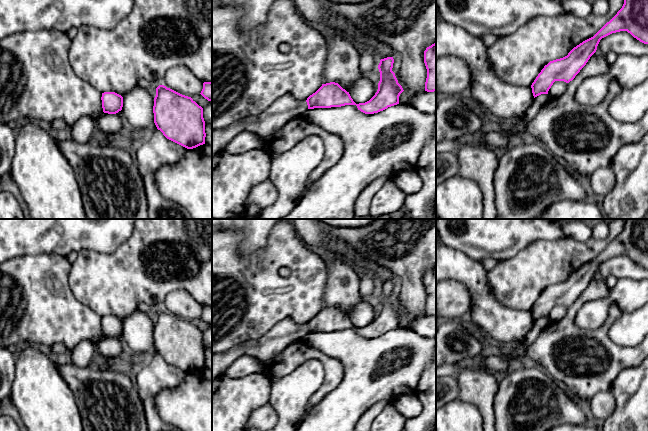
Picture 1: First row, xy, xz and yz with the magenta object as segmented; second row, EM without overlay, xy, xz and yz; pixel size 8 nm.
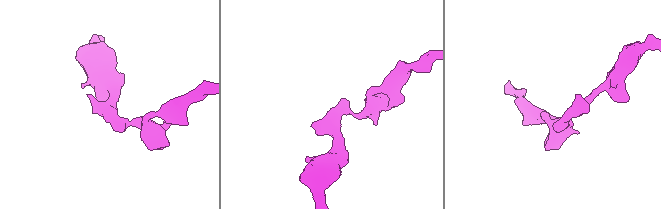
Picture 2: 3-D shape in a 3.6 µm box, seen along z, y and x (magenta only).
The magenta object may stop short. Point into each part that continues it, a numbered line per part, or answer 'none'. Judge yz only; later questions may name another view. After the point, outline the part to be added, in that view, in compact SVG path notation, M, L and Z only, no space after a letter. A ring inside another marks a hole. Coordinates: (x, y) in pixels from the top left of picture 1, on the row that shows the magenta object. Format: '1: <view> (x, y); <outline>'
none

